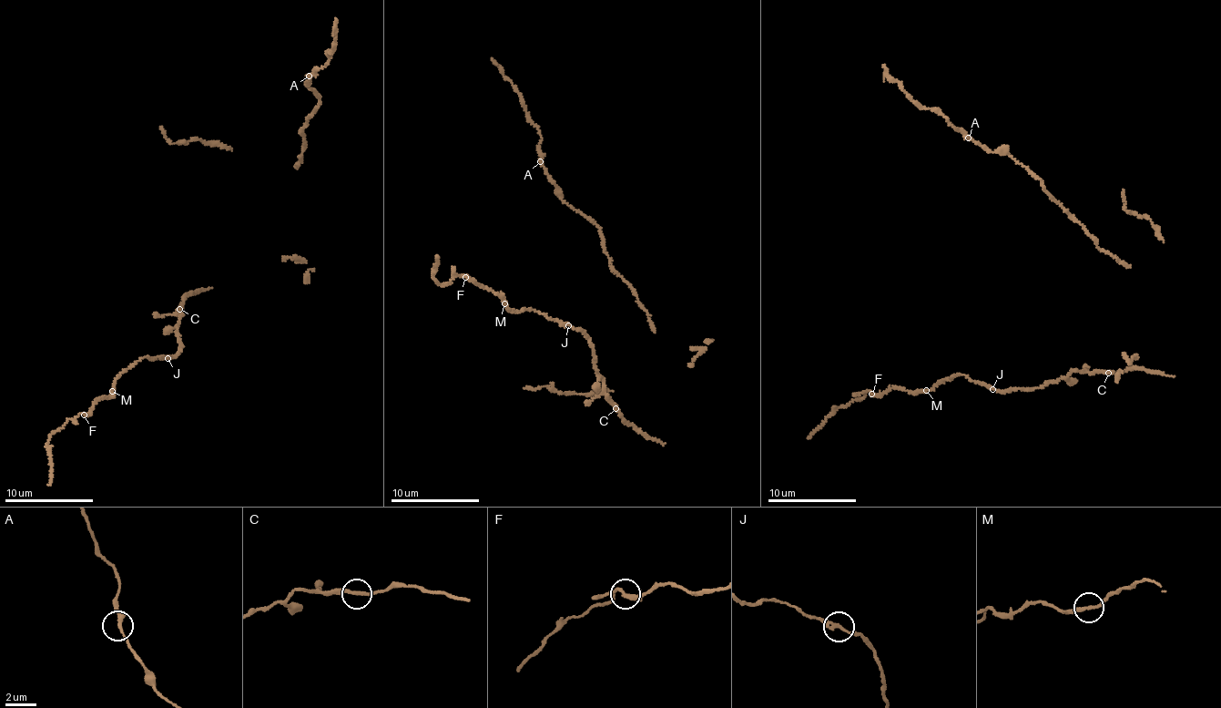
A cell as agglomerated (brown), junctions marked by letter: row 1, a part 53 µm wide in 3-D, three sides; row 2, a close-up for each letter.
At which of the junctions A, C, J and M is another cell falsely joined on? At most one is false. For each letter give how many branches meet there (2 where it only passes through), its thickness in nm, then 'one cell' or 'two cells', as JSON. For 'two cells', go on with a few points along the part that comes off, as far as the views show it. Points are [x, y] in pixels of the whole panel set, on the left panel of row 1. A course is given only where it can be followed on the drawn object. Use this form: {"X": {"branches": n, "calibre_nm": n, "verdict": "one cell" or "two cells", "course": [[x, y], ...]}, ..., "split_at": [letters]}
{"A": {"branches": 2, "calibre_nm": 240, "verdict": "one cell"}, "C": {"branches": 2, "calibre_nm": 240, "verdict": "one cell"}, "J": {"branches": 2, "calibre_nm": 240, "verdict": "one cell"}, "M": {"branches": 2, "calibre_nm": 240, "verdict": "one cell"}, "split_at": []}

